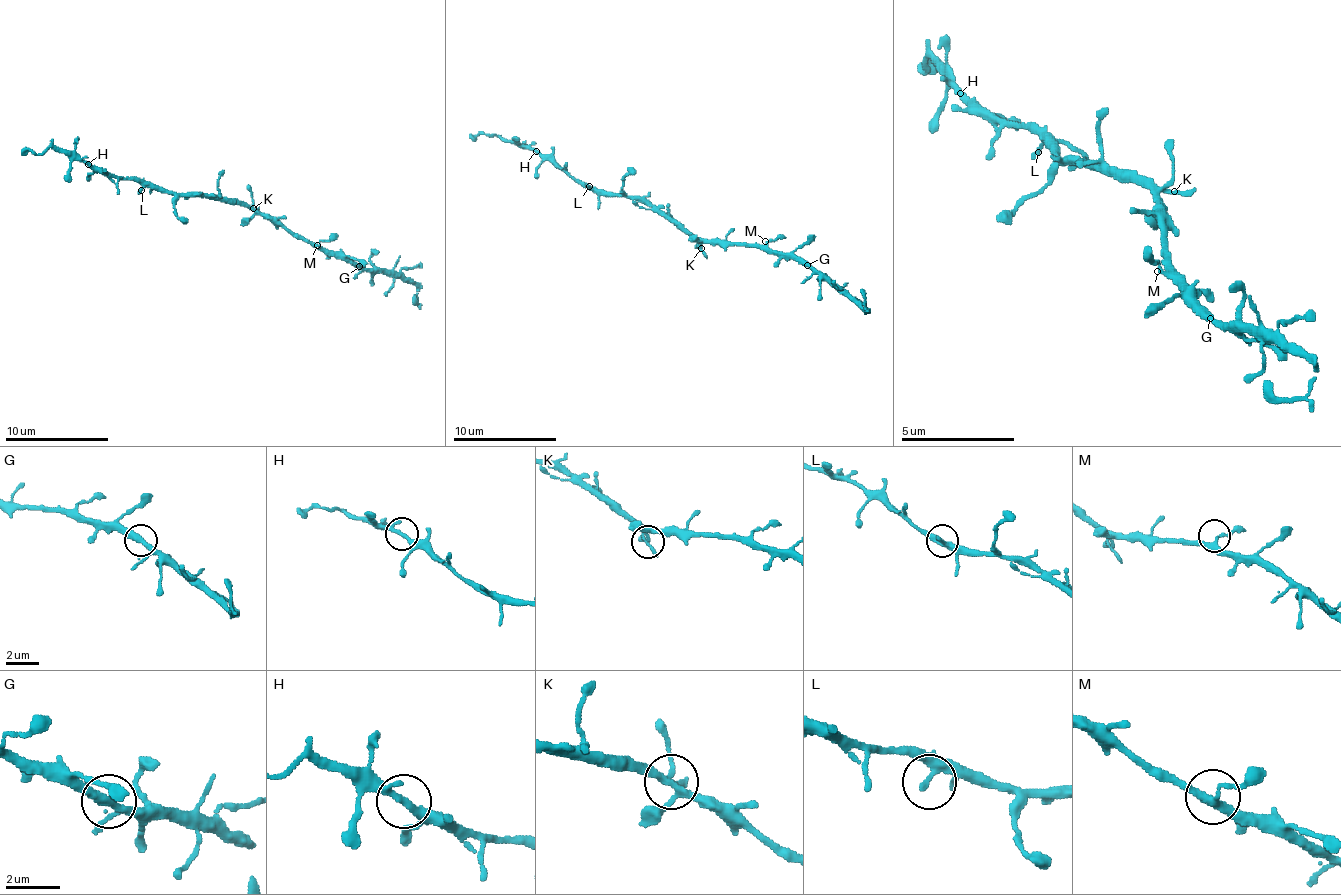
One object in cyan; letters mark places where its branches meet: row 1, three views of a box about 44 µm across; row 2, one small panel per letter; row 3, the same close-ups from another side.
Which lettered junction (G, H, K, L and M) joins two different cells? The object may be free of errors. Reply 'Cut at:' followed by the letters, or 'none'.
Cut at: none

